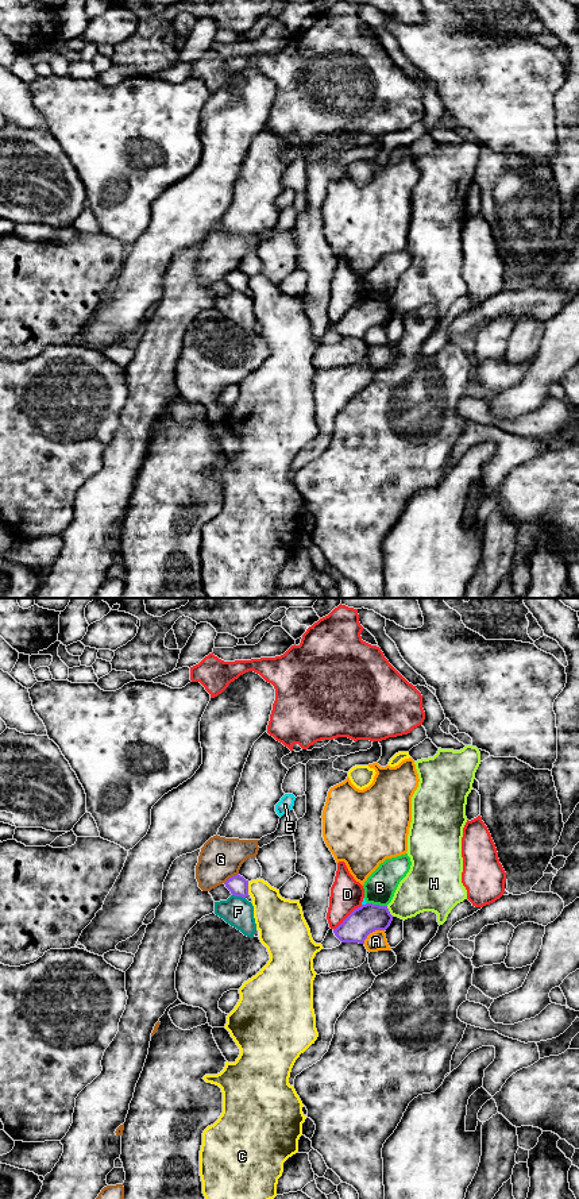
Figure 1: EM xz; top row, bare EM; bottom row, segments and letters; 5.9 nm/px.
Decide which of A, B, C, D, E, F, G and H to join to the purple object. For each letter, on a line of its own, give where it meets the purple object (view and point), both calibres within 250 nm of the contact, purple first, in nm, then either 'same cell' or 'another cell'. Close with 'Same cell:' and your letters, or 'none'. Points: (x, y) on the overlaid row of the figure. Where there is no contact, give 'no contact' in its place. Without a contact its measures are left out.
A: meets purple in xz at (371, 932); 170 nm thick on the purple side, 120 nm on the other; another cell
B: meets purple in xz at (377, 905); 170 nm thick on the purple side, 190 nm on the other; another cell
C: meets purple in xz at (247, 887); 120 nm thick on the purple side, 260 nm on the other; another cell
D: meets purple in xz at (348, 916); 170 nm thick on the purple side, 200 nm on the other; another cell
E: meets purple in xz at (363, 905); 170 nm thick on the purple side, 20 nm on the other; another cell
F: meets purple in xz at (239, 895); 120 nm thick on the purple side, 180 nm on the other; another cell
G: meets purple in xz at (232, 876); 120 nm thick on the purple side, 260 nm on the other; another cell
H: meets purple in xz at (389, 912); 170 nm thick on the purple side, 280 nm on the other; another cell
Same cell: none

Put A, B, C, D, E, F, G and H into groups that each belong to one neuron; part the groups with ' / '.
A / B / C / D / E / F / G / H

